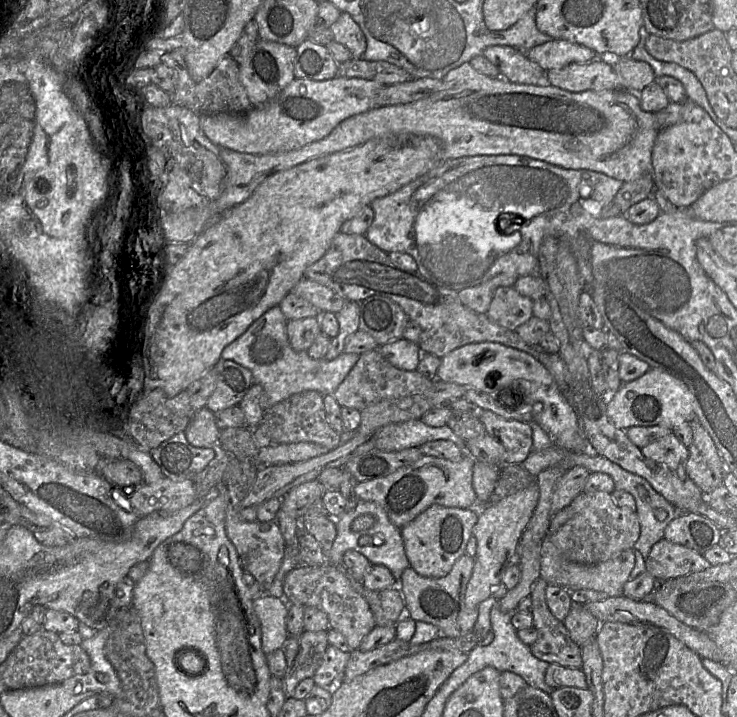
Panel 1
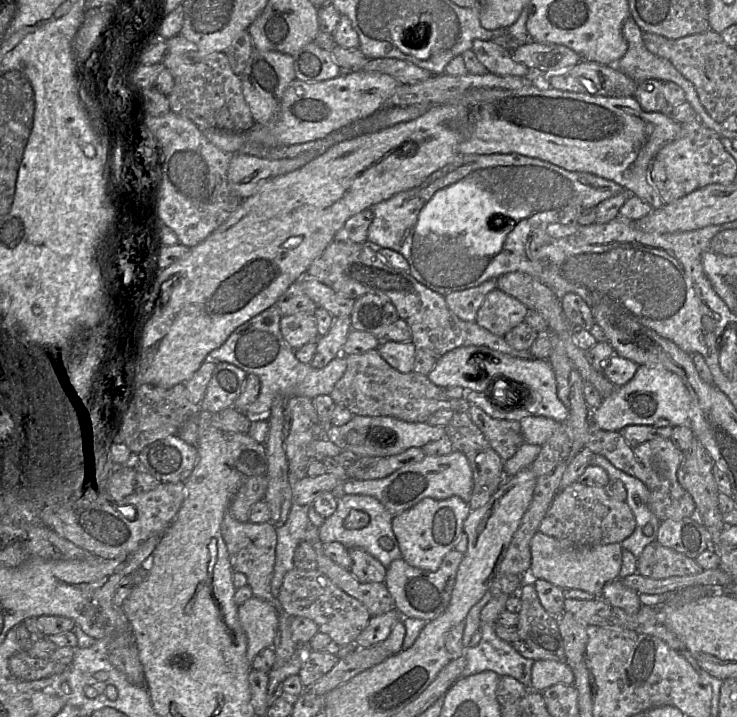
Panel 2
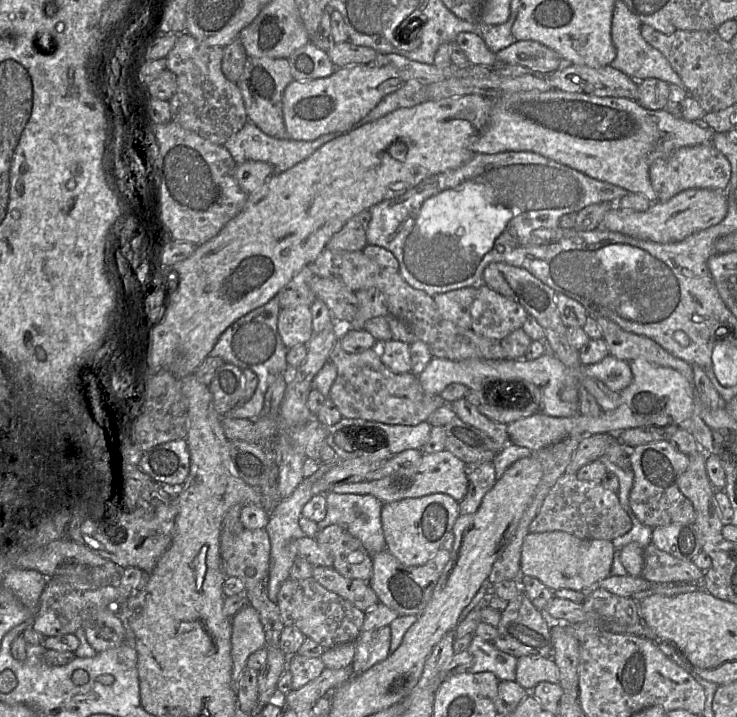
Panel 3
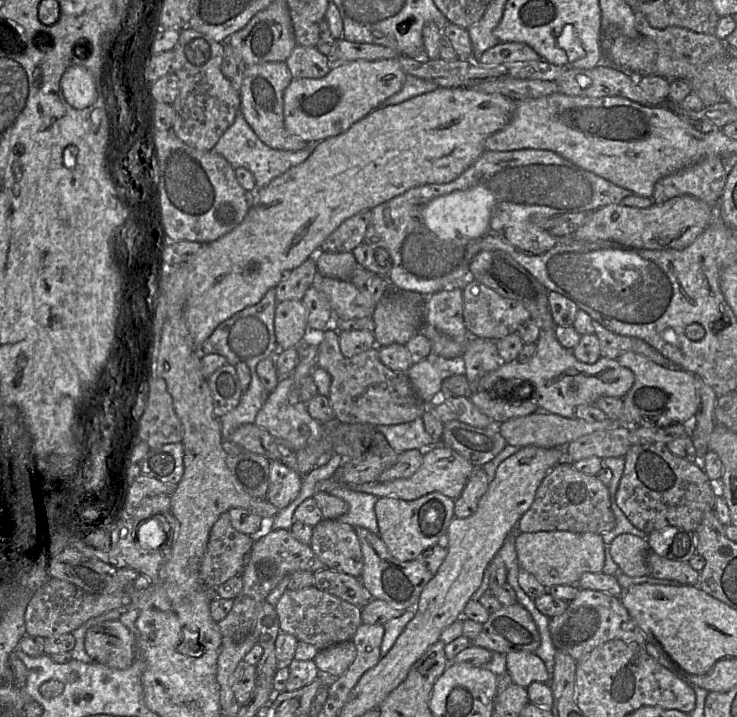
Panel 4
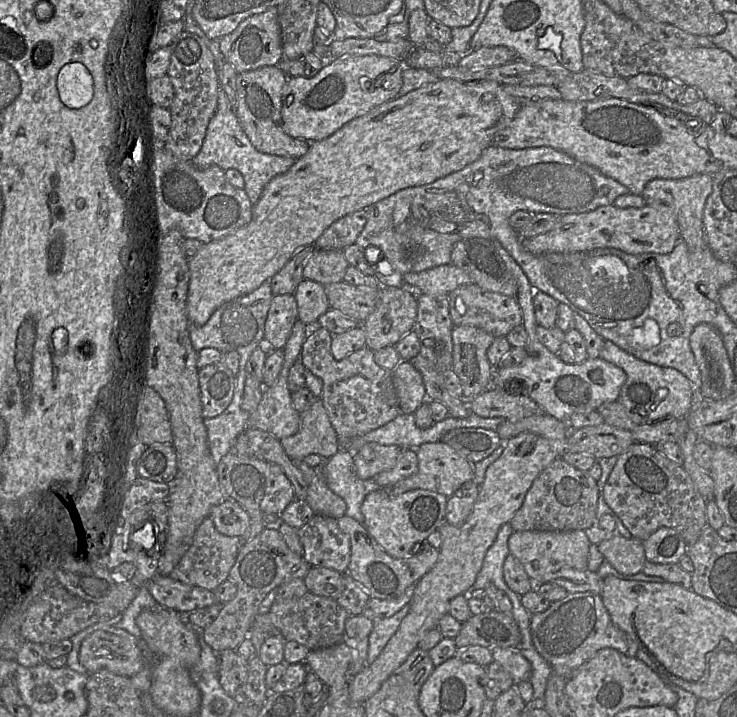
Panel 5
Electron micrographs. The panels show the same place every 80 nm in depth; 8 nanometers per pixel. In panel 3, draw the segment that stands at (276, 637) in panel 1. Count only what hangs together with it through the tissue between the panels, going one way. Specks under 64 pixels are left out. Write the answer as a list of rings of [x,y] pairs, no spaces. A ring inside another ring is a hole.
[[[246,605],[232,617],[232,689],[237,693],[240,674],[247,667],[249,656],[266,643],[263,625],[257,610]]]

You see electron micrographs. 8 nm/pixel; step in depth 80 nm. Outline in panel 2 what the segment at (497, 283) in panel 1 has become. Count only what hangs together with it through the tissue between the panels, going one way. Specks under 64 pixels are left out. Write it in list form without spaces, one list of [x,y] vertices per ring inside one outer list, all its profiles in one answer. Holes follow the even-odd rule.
[[[491,279],[476,287],[449,293],[445,301],[457,317],[467,322],[476,322],[477,312],[485,297],[494,289],[497,289],[496,279]]]

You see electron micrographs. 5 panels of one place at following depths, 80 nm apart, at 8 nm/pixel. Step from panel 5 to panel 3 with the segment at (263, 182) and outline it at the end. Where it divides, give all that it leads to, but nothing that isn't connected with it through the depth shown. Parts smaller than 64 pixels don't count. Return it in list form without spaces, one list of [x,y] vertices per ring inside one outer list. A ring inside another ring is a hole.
[[[247,121],[245,125],[234,135],[232,135],[225,143],[224,147],[229,151],[232,158],[237,164],[241,164],[245,161],[261,161],[271,164],[275,173],[282,173],[294,165],[301,163],[311,156],[318,148],[325,143],[335,139],[336,137],[344,133],[329,133],[322,135],[313,141],[297,141],[290,139],[277,139],[268,136],[261,131],[251,121]]]

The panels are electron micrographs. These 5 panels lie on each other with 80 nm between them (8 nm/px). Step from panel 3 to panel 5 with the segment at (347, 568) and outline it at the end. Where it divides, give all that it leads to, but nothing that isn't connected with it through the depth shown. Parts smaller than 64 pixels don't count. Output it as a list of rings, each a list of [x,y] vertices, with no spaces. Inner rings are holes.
[[[316,513],[307,524],[298,528],[298,535],[303,548],[302,556],[311,566],[346,573],[351,559],[351,542],[349,536],[340,529],[337,519]]]

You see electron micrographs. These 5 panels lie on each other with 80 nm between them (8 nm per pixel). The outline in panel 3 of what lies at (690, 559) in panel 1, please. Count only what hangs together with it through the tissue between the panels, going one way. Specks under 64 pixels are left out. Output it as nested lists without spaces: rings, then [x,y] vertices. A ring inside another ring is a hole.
[[[650,543],[644,549],[642,577],[654,583],[694,583],[702,581],[704,572],[693,561],[678,559]]]

